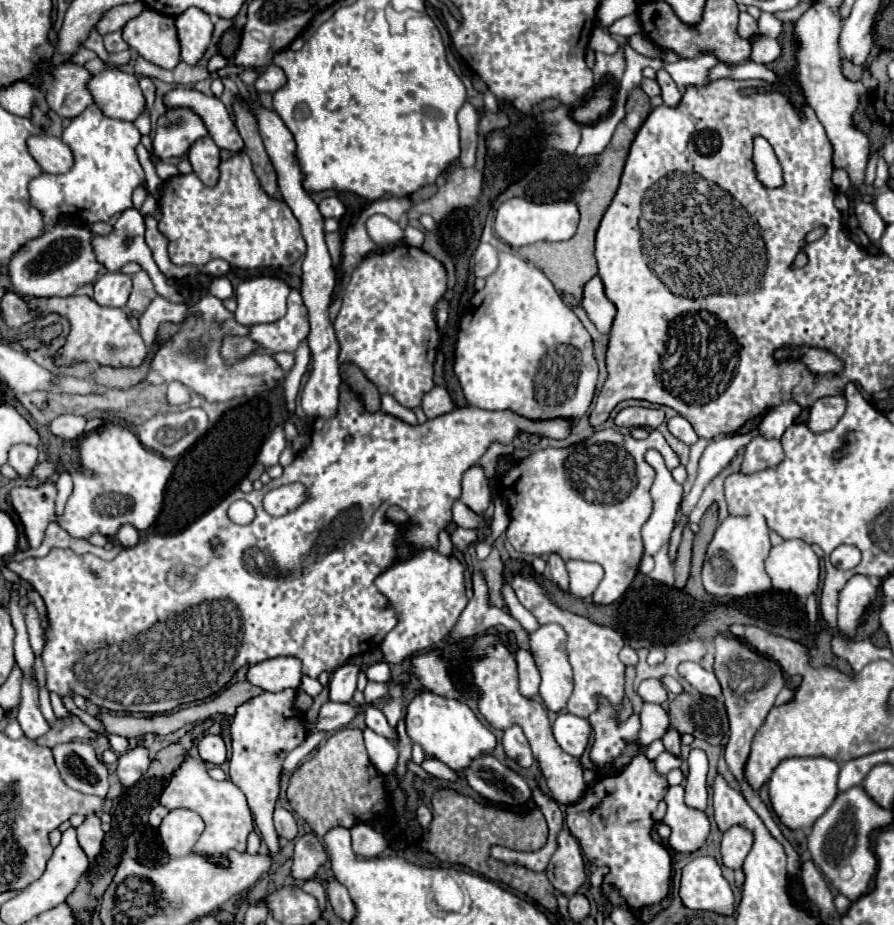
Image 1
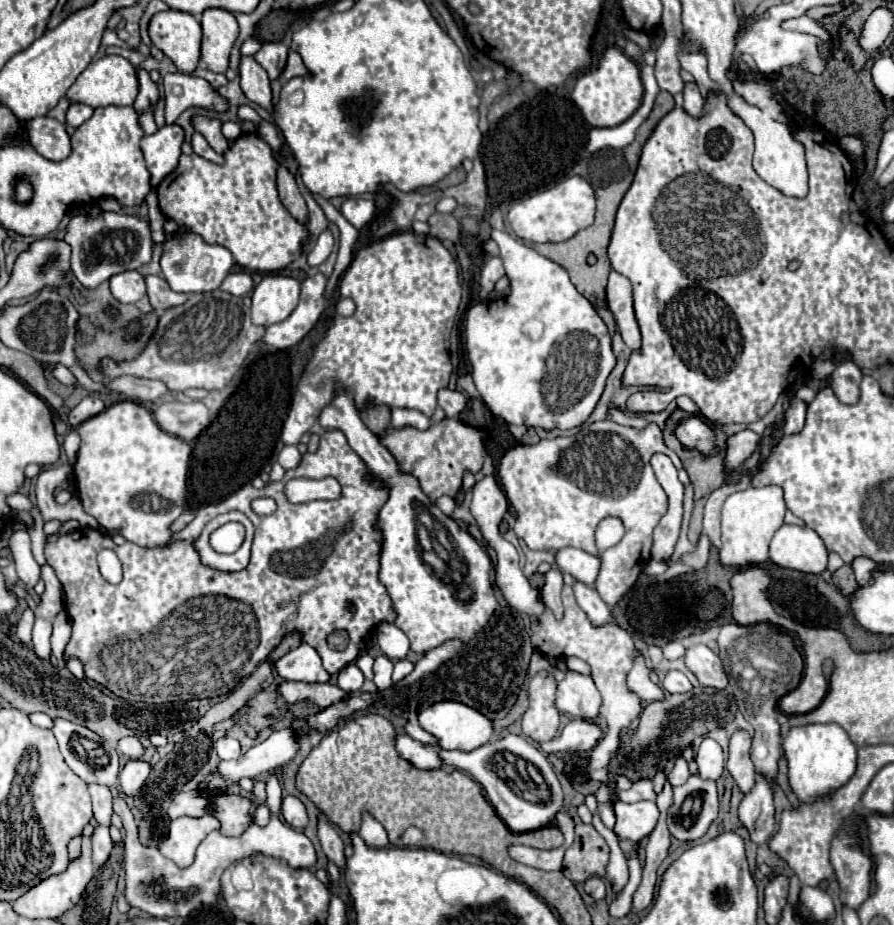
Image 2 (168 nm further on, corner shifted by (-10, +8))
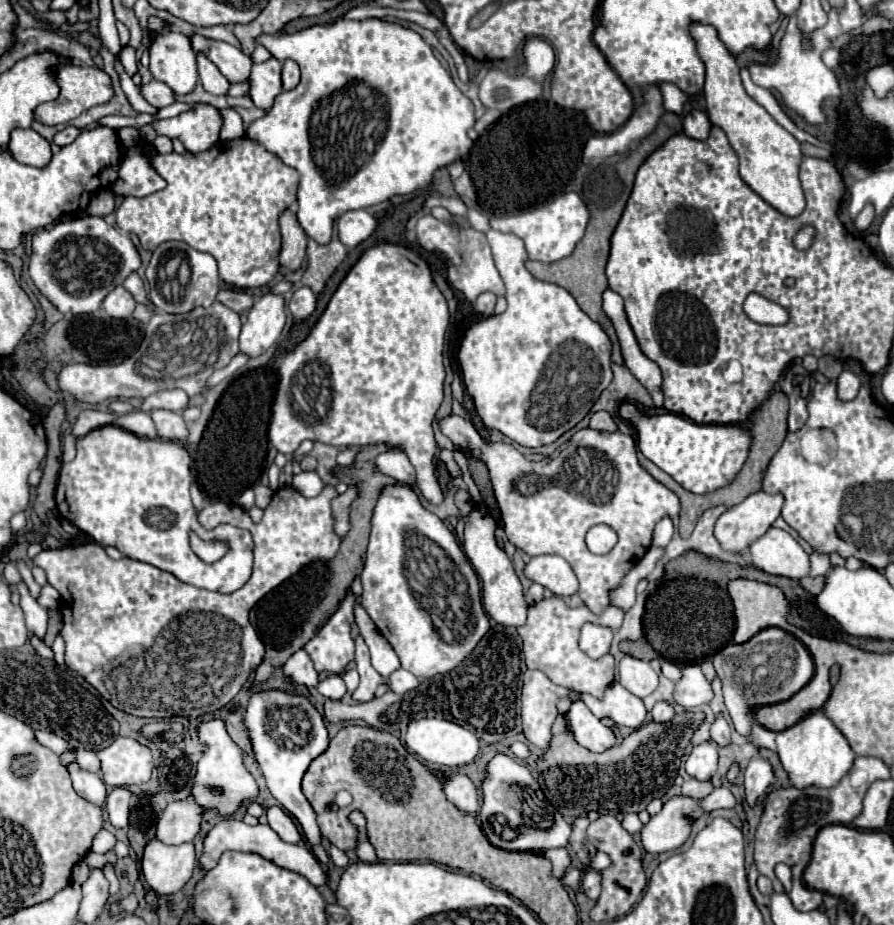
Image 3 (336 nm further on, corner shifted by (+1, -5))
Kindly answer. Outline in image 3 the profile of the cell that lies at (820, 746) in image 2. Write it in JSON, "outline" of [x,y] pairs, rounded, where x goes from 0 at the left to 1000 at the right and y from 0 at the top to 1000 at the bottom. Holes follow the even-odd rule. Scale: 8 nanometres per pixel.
{"outline":[[[919,766],[906,771],[902,777],[881,786],[879,790],[872,790],[868,795],[868,805],[875,829],[890,853],[902,853],[902,849],[915,851],[937,849],[937,844],[951,834],[951,827],[955,825],[957,818],[944,795],[933,786],[933,782],[922,773]]]}

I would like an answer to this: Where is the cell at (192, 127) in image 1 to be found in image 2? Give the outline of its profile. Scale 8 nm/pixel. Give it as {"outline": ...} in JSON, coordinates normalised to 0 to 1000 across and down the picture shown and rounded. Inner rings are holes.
{"outline":[[[198,134],[182,136],[169,147],[158,149],[158,164],[164,175],[164,184],[169,188],[169,201],[176,201],[187,188],[191,188],[202,169],[205,141]]]}

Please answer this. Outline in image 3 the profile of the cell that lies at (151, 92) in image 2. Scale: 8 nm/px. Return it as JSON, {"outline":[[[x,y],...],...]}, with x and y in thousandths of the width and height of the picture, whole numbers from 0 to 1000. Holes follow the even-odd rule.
{"outline":[[[139,51],[136,57],[134,57],[134,68],[136,68],[139,77],[141,77],[145,83],[150,83],[150,81],[154,79],[154,72],[152,72],[152,57],[150,57],[150,53]]]}

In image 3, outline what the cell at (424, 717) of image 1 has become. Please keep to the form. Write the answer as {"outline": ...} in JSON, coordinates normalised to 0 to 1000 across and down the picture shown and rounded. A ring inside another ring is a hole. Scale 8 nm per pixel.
{"outline":[[[470,777],[461,779],[454,790],[454,808],[470,816],[474,823],[488,825],[488,827],[499,827],[499,829],[515,829],[521,825],[528,825],[528,821],[535,816],[535,797],[519,786],[497,779],[497,777]]]}

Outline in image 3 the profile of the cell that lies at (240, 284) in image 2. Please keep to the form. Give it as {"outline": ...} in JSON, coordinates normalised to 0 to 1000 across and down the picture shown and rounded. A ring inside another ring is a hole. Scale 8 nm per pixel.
{"outline":[[[248,312],[248,315],[244,315],[242,325],[251,328],[253,332],[257,332],[264,338],[271,338],[284,330],[282,319],[277,319],[275,315],[268,315],[268,312]]]}

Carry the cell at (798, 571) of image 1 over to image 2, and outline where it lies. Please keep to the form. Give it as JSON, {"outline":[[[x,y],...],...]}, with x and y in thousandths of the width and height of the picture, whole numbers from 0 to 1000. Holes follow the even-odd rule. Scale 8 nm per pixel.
{"outline":[[[876,566],[862,584],[860,603],[876,614],[887,614],[905,621],[918,621],[925,614],[923,588],[903,569]]]}

